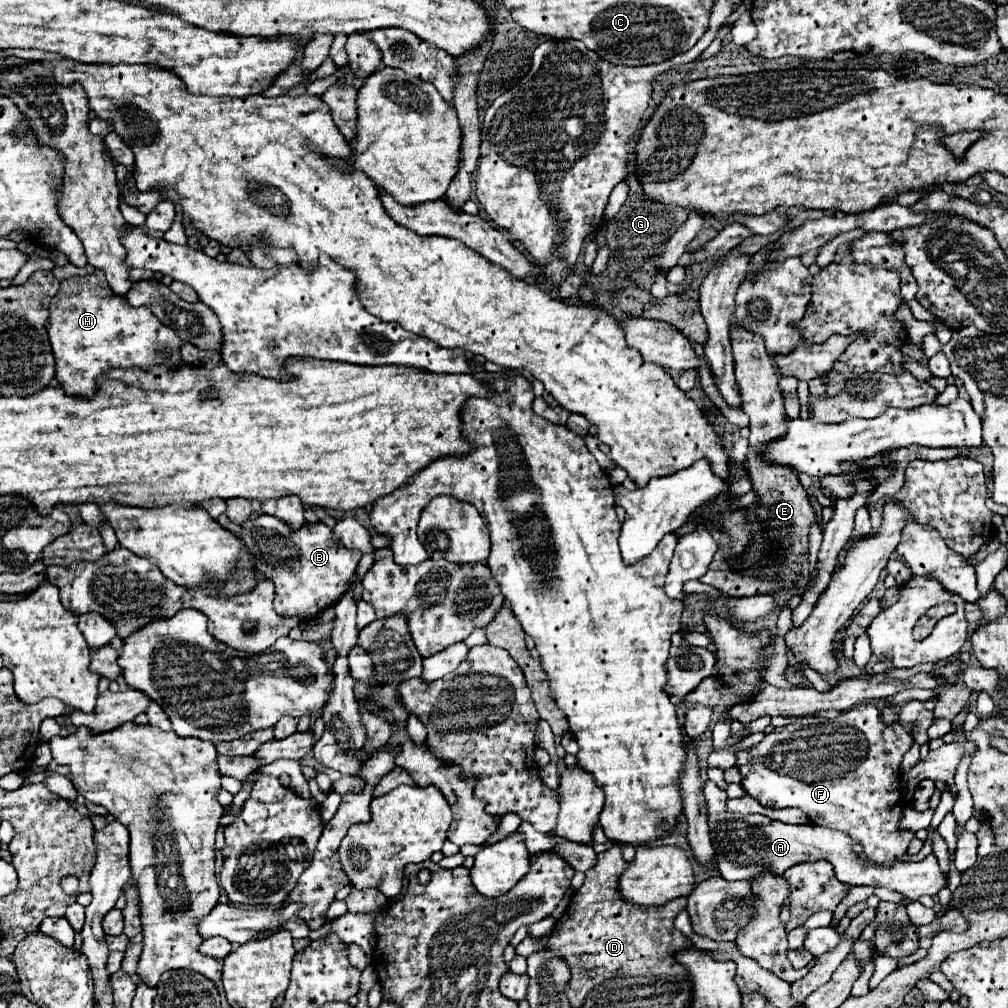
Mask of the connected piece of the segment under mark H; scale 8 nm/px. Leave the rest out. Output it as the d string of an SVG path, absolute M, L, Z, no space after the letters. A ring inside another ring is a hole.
M100 270L92 276L72 276L62 282L60 292L50 302L46 330L56 358L56 380L68 396L92 398L96 378L114 368L150 368L166 362L178 366L182 362L178 334L162 324L148 306L132 308L126 298L114 294Z

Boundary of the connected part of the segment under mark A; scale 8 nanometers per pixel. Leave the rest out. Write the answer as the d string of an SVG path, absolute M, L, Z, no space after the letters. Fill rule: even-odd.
M712 780L704 782L704 794L708 802L708 824L710 838L714 846L714 858L718 862L718 874L724 880L754 880L758 874L774 872L784 874L788 868L802 862L828 860L840 882L850 886L868 884L872 888L888 888L904 894L910 900L918 900L920 896L936 896L942 888L948 886L948 876L940 870L940 864L934 854L926 856L920 862L898 860L888 864L874 864L862 858L862 848L856 846L846 834L818 826L818 824L782 824L778 820L770 820L760 814L730 814L724 810L726 792L720 790Z

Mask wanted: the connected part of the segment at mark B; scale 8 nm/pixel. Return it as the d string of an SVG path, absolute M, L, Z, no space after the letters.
M260 514L256 520L248 520L242 526L242 540L246 548L256 554L264 550L264 556L272 556L272 582L276 586L274 610L284 618L314 620L334 602L338 602L350 588L362 554L348 550L340 540L334 540L332 528L324 522L302 524L292 530L274 516Z

